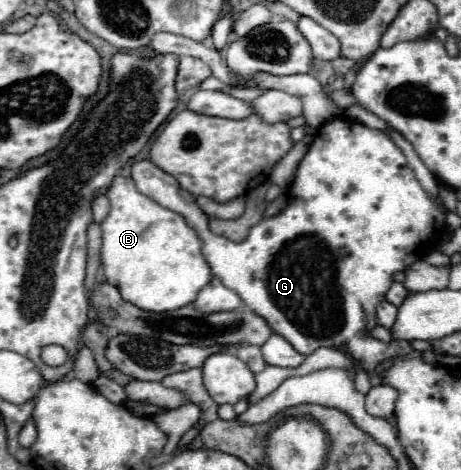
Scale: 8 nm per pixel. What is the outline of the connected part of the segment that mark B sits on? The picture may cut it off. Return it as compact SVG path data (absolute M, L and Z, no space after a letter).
M116 176L108 194L110 214L102 226L102 268L122 298L146 312L188 306L210 282L212 270L202 256L202 240L186 220L136 190L132 178Z

